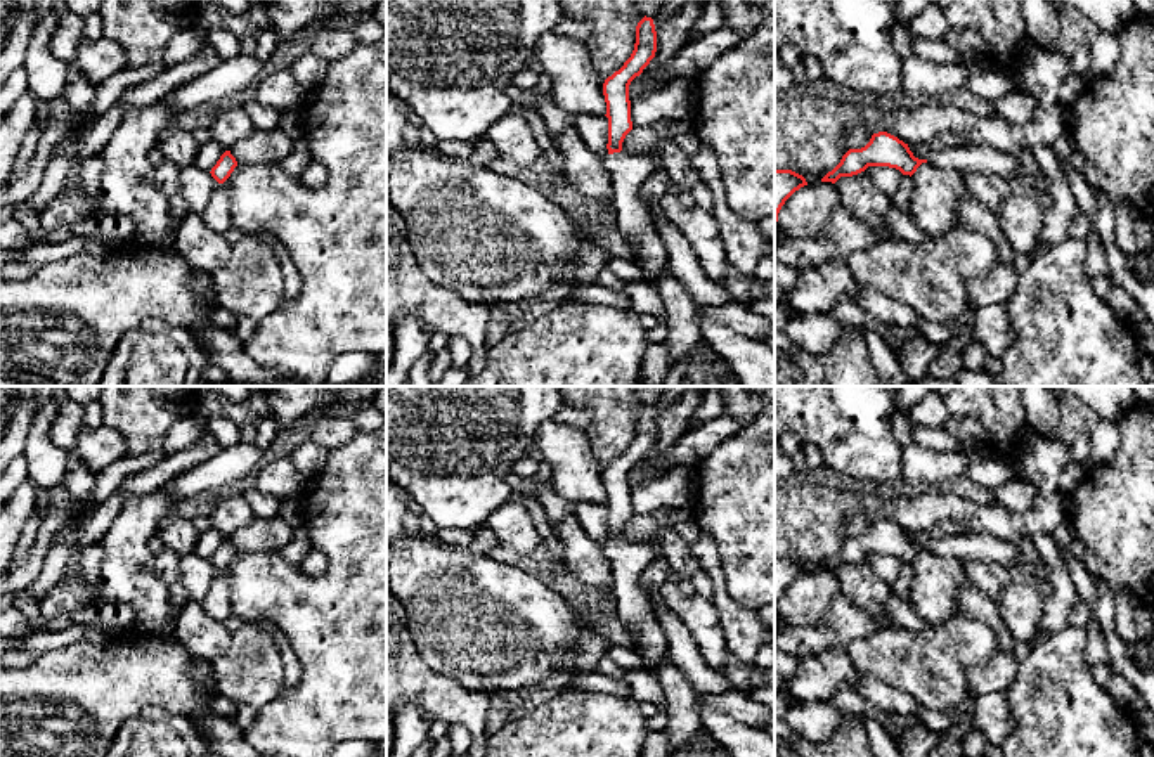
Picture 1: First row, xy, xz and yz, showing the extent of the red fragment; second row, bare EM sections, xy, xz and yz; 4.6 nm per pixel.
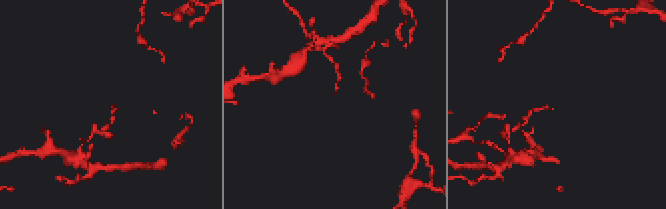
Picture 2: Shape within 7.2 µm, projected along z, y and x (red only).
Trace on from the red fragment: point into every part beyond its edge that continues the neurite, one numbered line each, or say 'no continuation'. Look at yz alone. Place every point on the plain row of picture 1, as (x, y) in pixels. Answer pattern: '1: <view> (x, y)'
no continuation

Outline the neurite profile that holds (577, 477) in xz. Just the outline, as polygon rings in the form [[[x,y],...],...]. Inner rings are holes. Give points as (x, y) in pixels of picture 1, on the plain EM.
[[[553,419],[535,431],[535,447],[551,466],[551,485],[570,504],[605,504],[603,468],[596,463],[586,430]]]

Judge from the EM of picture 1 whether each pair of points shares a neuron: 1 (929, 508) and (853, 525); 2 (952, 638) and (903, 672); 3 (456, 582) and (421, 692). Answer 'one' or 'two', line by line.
1: two
2: one
3: two

